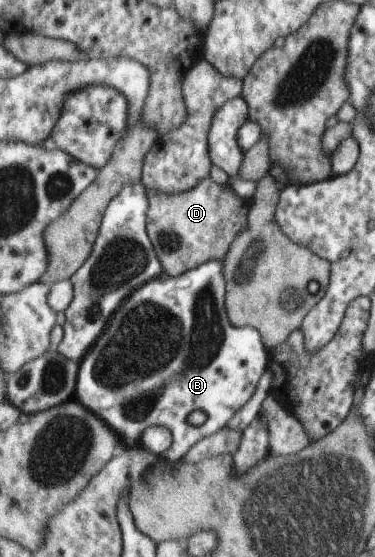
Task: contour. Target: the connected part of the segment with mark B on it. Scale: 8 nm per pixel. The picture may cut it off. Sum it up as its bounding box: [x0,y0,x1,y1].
[78,260,268,462]

